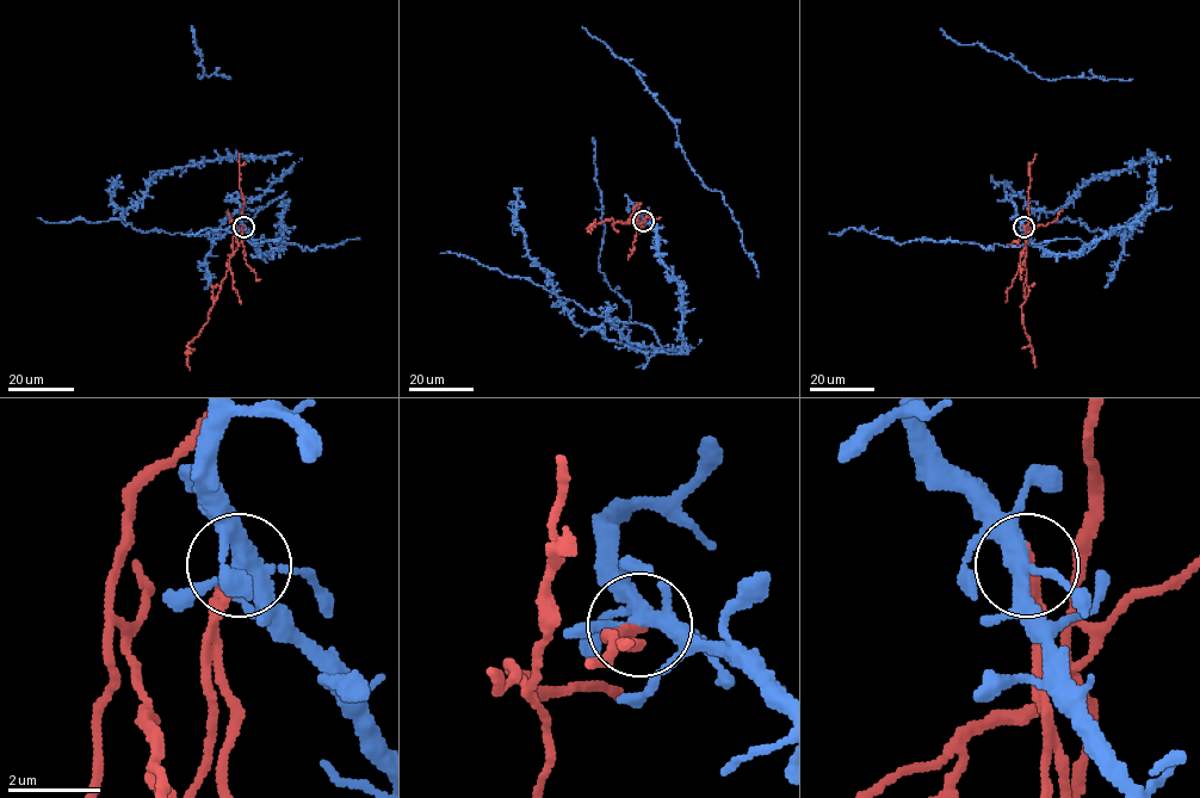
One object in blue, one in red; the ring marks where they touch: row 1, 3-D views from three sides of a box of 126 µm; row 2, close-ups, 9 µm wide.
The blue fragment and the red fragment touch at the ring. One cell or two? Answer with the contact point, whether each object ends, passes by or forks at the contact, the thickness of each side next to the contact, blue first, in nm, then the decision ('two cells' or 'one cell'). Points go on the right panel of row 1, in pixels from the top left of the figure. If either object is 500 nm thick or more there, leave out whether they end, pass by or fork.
place (1024, 227); blue forks; red ends; calibres 360 and 220 nm; two cells

